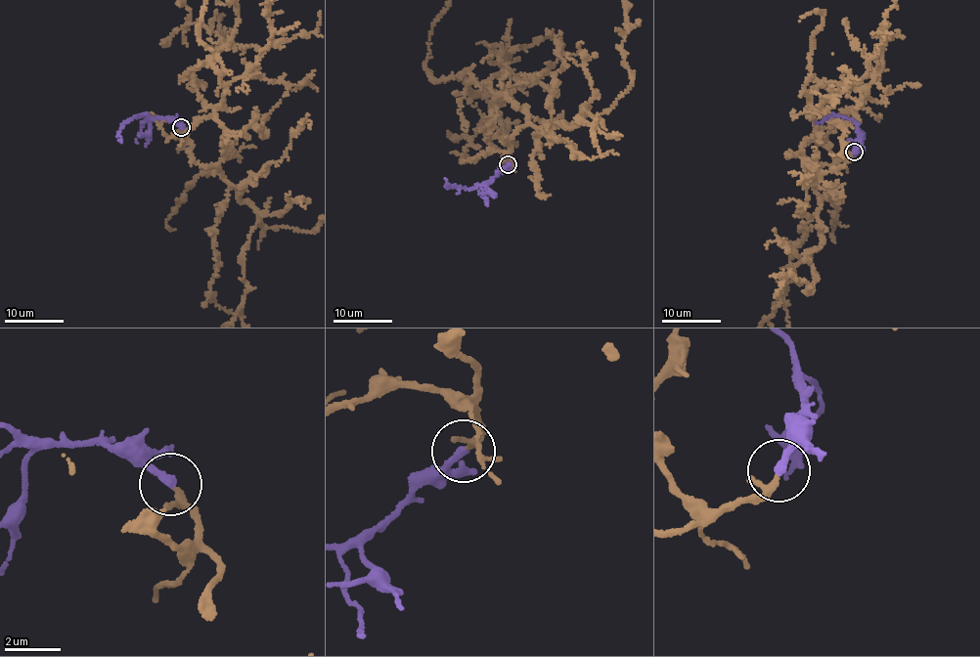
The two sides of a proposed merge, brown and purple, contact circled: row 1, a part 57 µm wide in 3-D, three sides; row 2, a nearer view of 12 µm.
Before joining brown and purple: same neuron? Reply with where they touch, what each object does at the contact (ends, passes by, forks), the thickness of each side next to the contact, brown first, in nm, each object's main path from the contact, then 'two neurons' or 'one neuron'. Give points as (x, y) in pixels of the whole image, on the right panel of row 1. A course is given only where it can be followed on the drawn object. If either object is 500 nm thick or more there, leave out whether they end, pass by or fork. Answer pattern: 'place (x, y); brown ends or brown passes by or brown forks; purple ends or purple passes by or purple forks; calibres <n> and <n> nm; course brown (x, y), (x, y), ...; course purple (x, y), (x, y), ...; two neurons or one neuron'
place (854, 152); brown passes by; purple ends; calibres 200 and 300 nm; course purple (854, 152), (860, 137), (854, 120), (831, 114), (815, 123); one neuron

